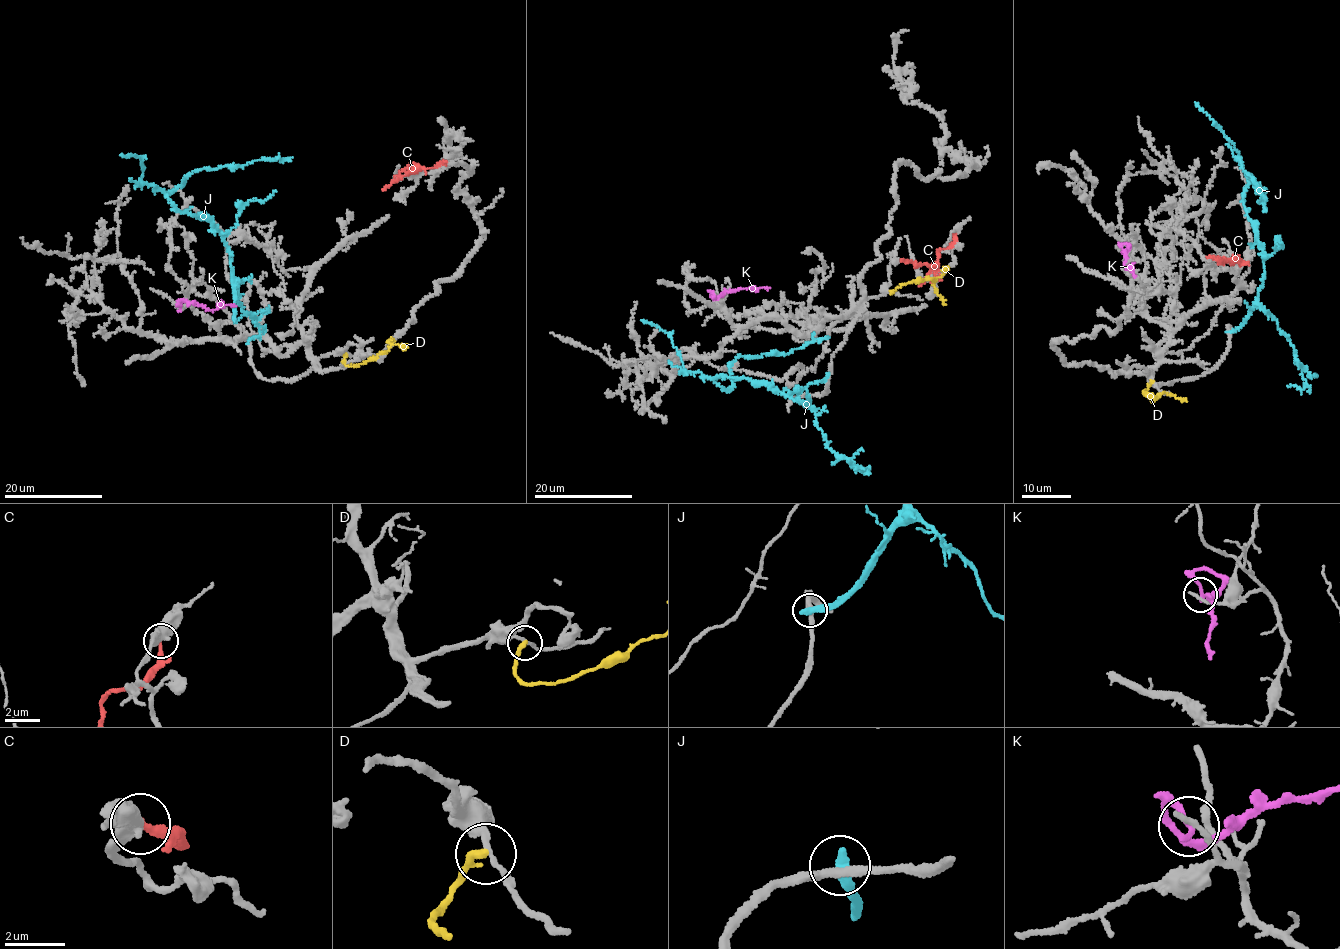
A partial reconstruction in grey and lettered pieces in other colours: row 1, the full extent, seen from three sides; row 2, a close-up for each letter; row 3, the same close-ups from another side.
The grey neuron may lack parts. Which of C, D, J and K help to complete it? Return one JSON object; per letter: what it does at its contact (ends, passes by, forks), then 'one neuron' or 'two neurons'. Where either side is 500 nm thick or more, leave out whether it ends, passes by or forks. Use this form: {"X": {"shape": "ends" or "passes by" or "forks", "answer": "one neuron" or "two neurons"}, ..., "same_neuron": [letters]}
{"C": {"answer": "two neurons"}, "D": {"shape": "ends", "answer": "two neurons"}, "J": {"shape": "ends", "answer": "two neurons"}, "K": {"shape": "ends", "answer": "two neurons"}, "same_neuron": []}

